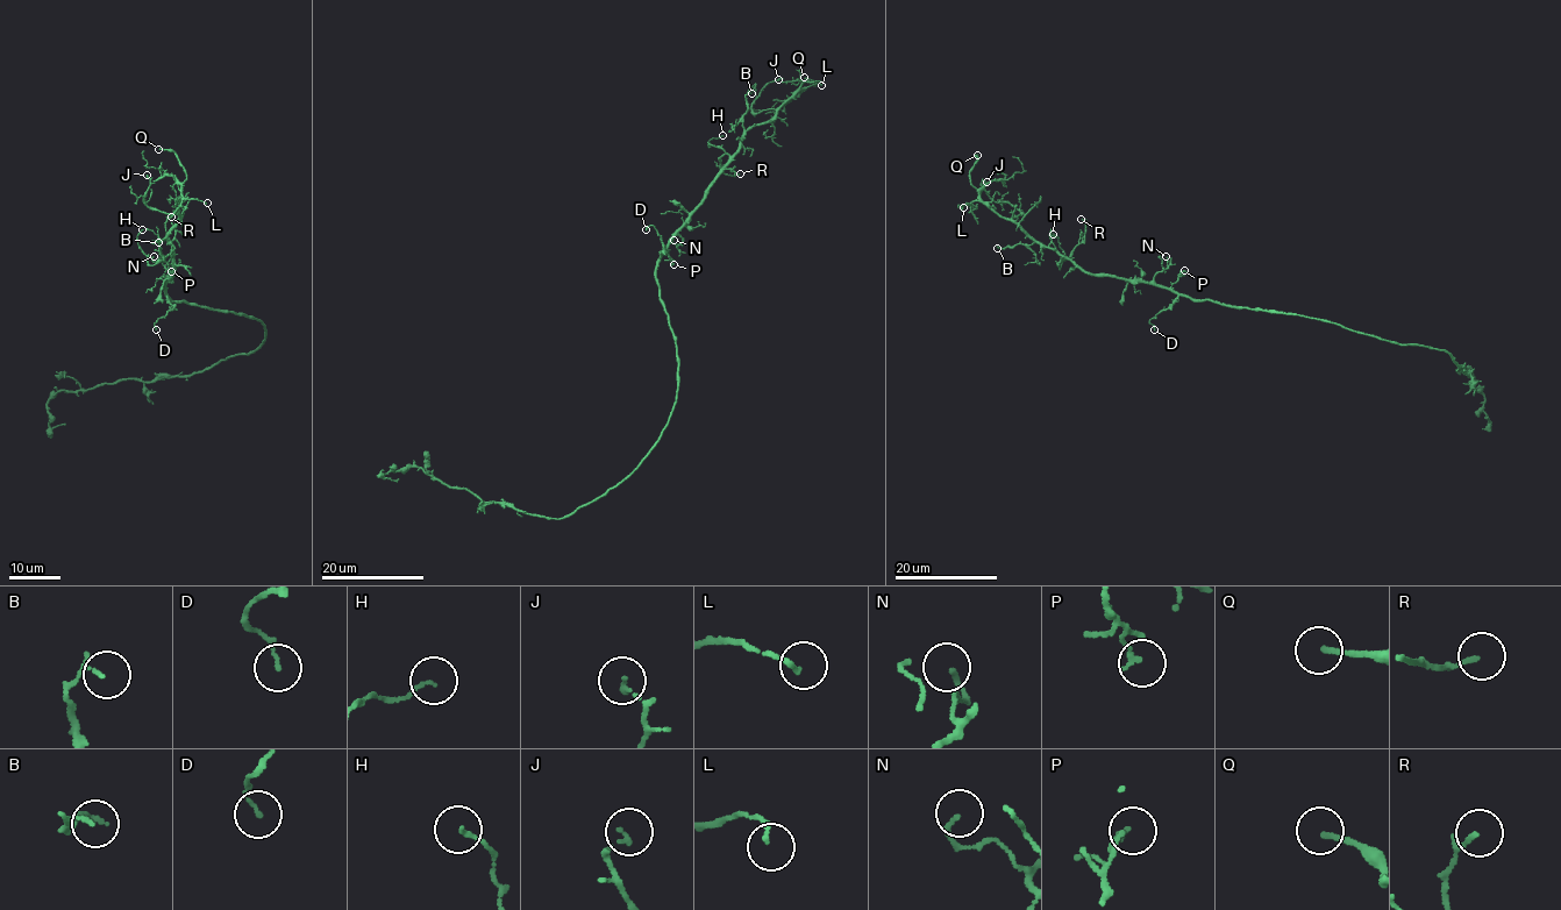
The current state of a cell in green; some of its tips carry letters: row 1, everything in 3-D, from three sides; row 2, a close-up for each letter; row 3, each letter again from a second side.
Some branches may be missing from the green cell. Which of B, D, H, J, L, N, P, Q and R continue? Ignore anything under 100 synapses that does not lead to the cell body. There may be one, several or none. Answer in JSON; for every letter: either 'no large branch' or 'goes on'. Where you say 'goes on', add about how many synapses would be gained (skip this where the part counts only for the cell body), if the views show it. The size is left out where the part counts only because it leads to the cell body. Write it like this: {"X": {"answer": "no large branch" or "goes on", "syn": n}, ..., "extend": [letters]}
{"B": {"answer": "no large branch"}, "D": {"answer": "no large branch"}, "H": {"answer": "no large branch"}, "J": {"answer": "no large branch"}, "L": {"answer": "no large branch"}, "N": {"answer": "no large branch"}, "P": {"answer": "no large branch"}, "Q": {"answer": "goes on"}, "R": {"answer": "no large branch"}, "extend": ["Q"]}

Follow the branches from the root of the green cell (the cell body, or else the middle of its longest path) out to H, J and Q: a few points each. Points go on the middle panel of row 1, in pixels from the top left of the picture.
H: (677, 367), (676, 336), (661, 297), (656, 267), (672, 233), (728, 161), (724, 149), (708, 144), (722, 135)
J: (677, 367), (658, 258), (741, 134), (776, 114), (754, 113), (752, 105), (778, 79)
Q: (677, 367), (676, 336), (656, 278), (658, 258), (738, 150), (741, 134), (818, 82), (814, 86), (804, 77)

